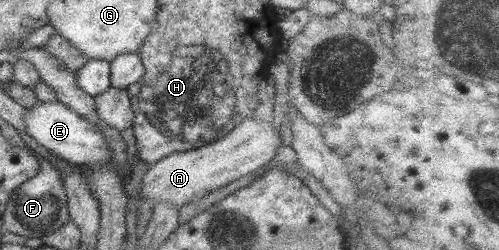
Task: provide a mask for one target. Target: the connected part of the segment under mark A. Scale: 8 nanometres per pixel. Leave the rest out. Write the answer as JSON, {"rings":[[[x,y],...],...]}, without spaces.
{"rings":[[[253,116],[243,120],[243,122],[233,127],[224,138],[219,138],[216,142],[209,143],[198,149],[186,150],[183,152],[174,152],[151,165],[148,165],[140,179],[139,194],[141,197],[137,206],[142,200],[148,199],[153,208],[155,203],[165,203],[183,206],[187,203],[193,203],[204,197],[219,186],[225,186],[233,180],[237,180],[256,168],[267,164],[277,150],[277,144],[280,144],[280,135],[278,128],[272,127],[269,121],[257,121]]]}

